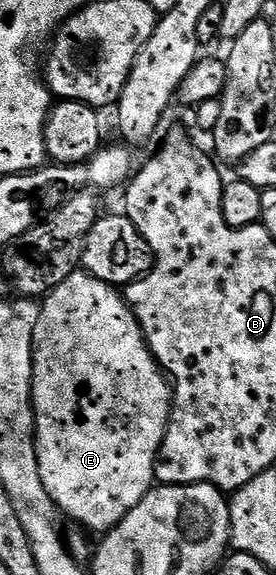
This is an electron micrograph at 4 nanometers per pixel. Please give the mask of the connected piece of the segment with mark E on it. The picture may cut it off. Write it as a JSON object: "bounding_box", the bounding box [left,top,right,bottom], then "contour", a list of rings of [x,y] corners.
{"bounding_box":[31,272,173,532],"contour":[[[76,272],[50,291],[45,301],[35,344],[31,394],[40,475],[64,515],[67,513],[93,530],[107,532],[156,485],[157,463],[173,417],[173,386],[152,354],[135,311],[109,283]]]}

